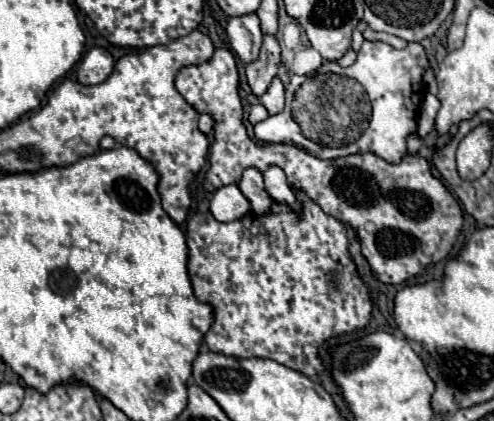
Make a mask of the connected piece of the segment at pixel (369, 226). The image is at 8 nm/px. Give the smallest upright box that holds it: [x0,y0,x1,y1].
[175,48,463,284]

